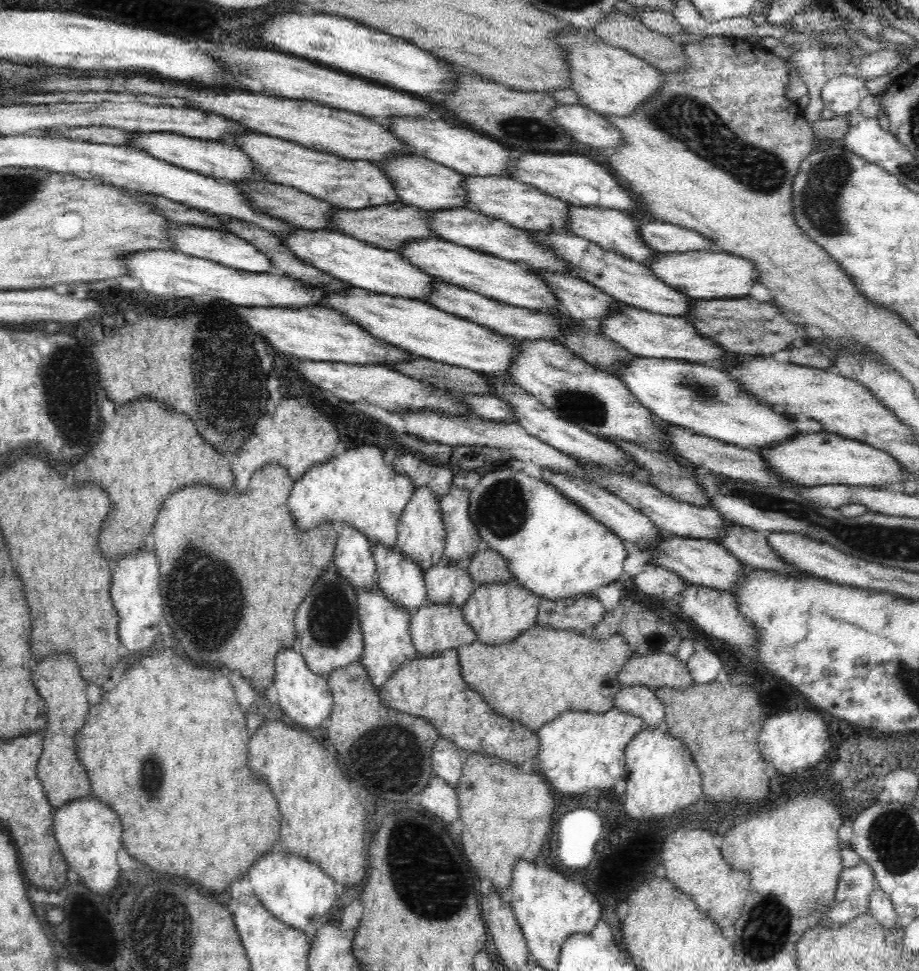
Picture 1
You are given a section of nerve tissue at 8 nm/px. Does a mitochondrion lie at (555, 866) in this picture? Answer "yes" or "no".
no

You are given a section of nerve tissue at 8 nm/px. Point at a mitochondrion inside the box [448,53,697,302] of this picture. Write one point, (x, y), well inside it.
(518, 130)

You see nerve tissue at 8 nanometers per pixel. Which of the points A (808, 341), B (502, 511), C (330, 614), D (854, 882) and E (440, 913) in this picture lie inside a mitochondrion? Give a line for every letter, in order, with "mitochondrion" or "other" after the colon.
A: other
B: mitochondrion
C: mitochondrion
D: mitochondrion
E: mitochondrion

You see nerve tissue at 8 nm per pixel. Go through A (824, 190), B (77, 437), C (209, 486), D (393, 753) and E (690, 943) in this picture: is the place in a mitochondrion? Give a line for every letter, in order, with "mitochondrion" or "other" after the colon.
A: mitochondrion
B: mitochondrion
C: other
D: mitochondrion
E: other

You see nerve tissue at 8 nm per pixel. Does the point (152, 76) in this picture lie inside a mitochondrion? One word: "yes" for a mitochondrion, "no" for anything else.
no

